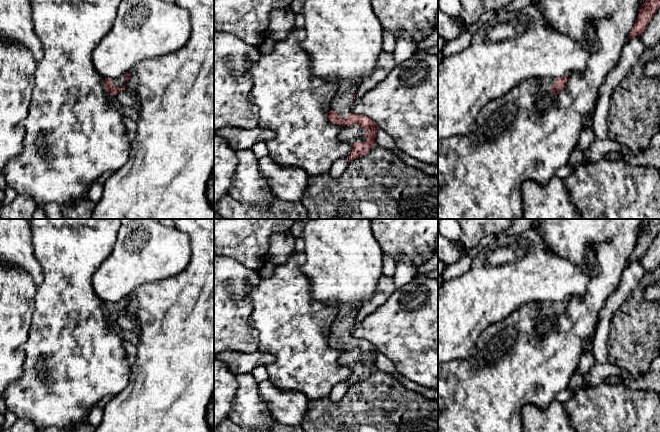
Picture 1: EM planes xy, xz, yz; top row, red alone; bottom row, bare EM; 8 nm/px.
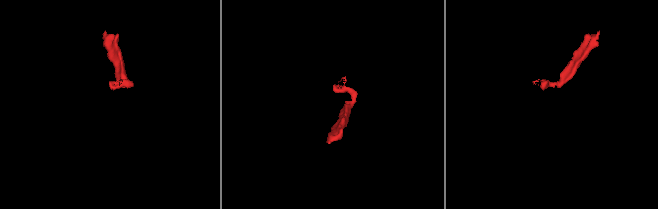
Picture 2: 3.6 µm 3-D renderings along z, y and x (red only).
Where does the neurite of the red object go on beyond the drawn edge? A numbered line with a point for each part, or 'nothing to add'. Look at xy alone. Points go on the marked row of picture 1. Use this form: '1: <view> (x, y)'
1: xy (119, 82)

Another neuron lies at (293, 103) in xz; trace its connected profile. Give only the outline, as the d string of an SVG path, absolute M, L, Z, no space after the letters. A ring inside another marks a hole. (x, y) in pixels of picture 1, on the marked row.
M294 27L285 39L275 43L270 53L260 55L259 60L247 73L247 77L252 81L248 101L259 108L258 126L272 130L276 135L273 140L266 142L268 157L277 165L301 168L307 175L319 175L329 173L332 164L349 155L352 146L339 139L341 126L330 123L328 119L339 85L311 73L310 56L301 46L305 38L304 27Z

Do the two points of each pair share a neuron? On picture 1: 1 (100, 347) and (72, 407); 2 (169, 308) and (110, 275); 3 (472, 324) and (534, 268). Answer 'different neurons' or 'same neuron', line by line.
1: same neuron
2: different neurons
3: same neuron

